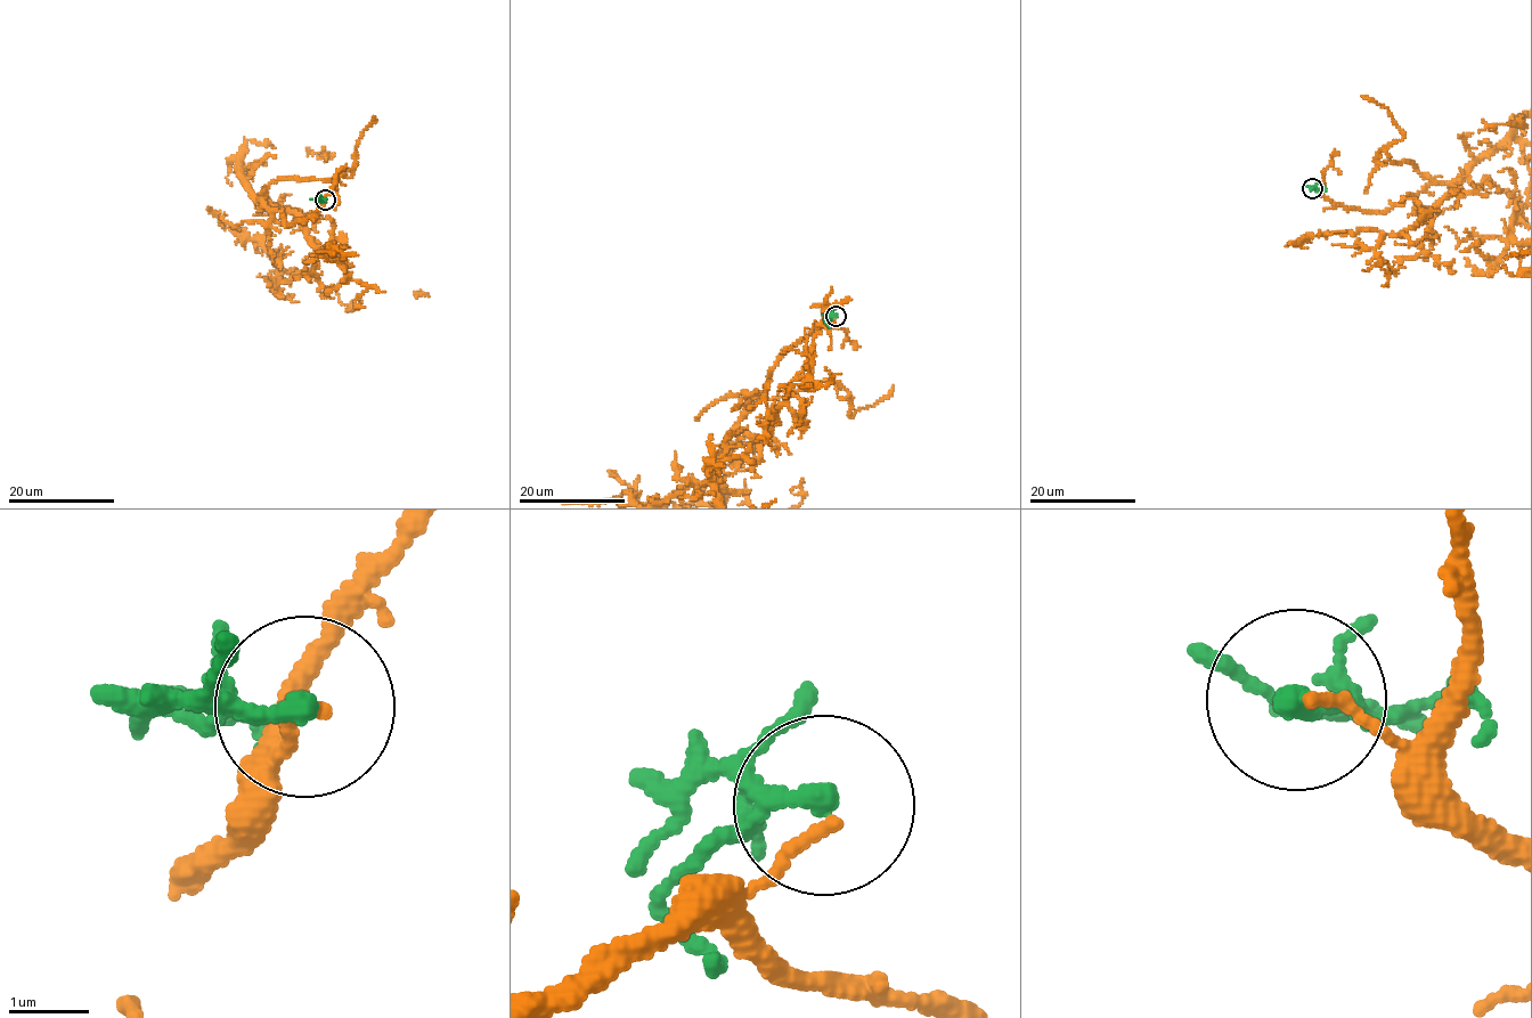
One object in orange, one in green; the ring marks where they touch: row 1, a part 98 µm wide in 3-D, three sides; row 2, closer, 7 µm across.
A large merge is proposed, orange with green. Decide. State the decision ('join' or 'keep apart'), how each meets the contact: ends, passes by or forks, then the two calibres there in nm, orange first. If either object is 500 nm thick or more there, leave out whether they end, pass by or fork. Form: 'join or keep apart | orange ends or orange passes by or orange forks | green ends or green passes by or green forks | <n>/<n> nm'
keep apart | orange ends | green passes by | 140/200 nm

